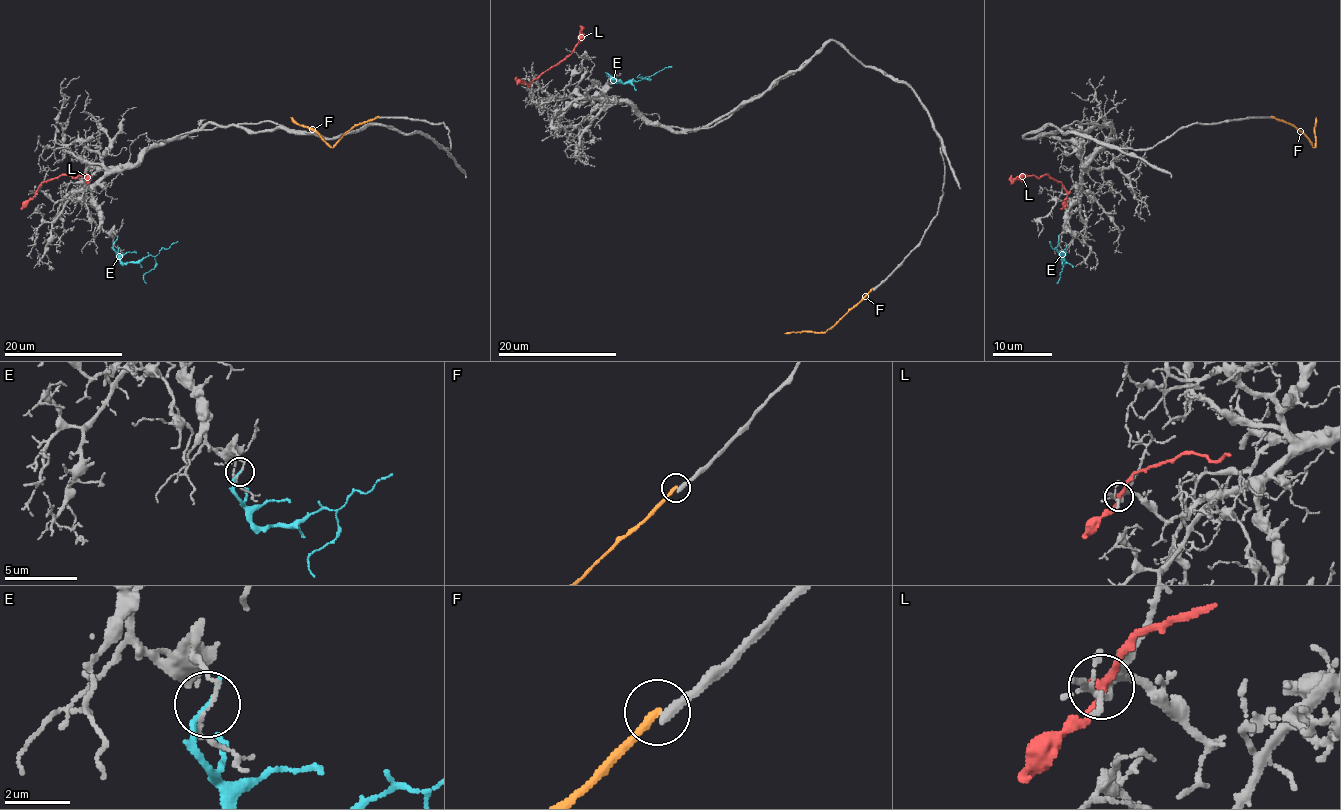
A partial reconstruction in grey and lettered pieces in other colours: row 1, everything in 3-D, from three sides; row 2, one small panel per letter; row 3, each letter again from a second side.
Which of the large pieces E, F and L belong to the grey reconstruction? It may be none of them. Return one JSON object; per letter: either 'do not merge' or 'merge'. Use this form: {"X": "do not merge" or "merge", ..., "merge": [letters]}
{"E": "do not merge", "F": "do not merge", "L": "do not merge", "merge": []}

